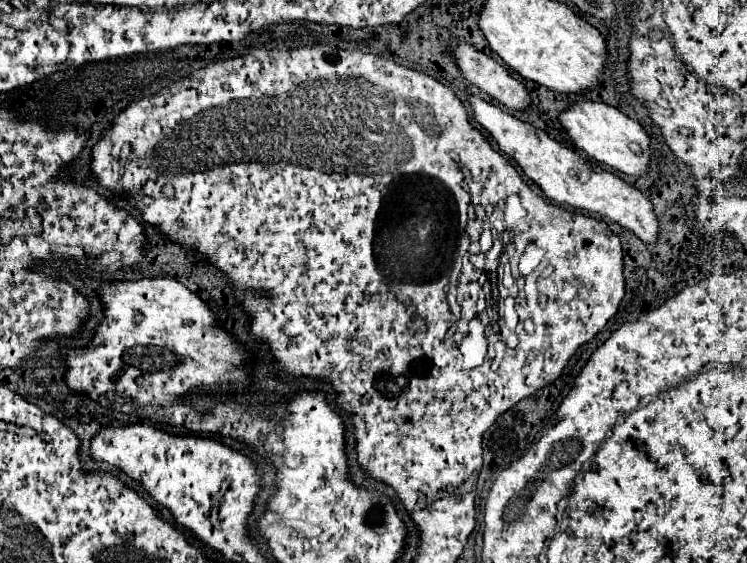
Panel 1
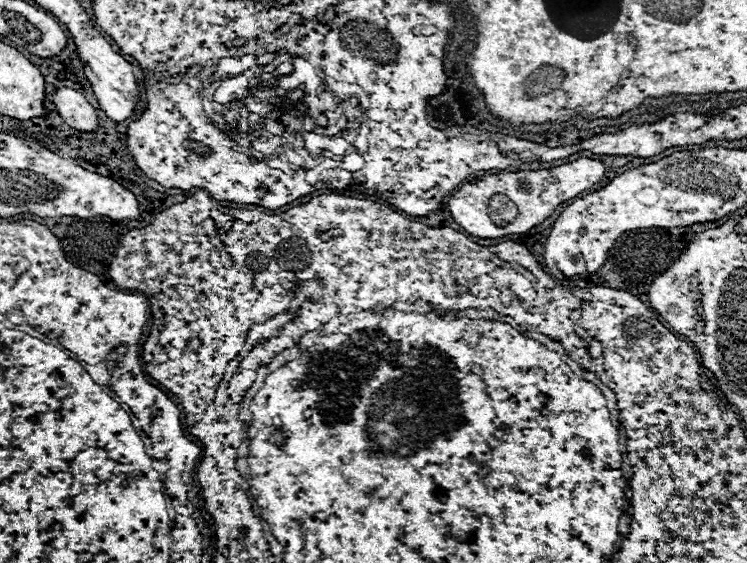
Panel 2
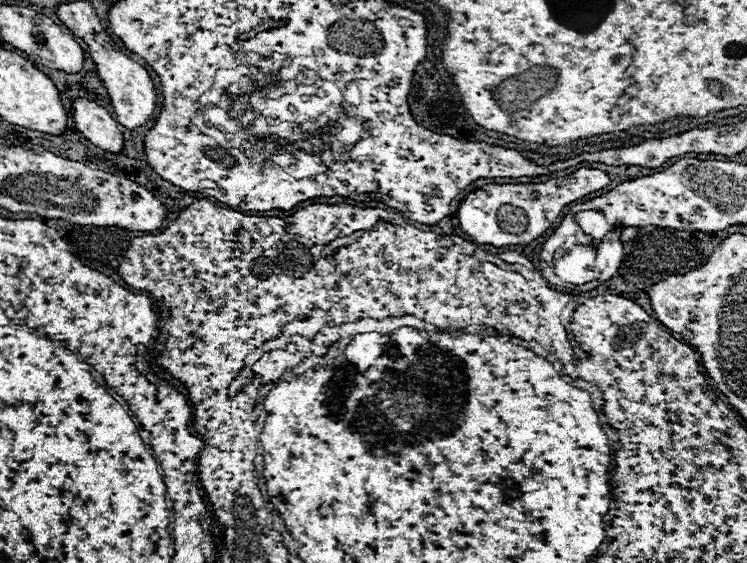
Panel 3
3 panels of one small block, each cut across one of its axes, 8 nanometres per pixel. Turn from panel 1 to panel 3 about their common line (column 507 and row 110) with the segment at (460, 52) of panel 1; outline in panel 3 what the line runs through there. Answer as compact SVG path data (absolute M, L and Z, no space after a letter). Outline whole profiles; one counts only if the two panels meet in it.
M74 98L70 112L74 126L92 144L110 152L122 150L122 132L118 130L118 122L112 118L108 110L86 98Z

